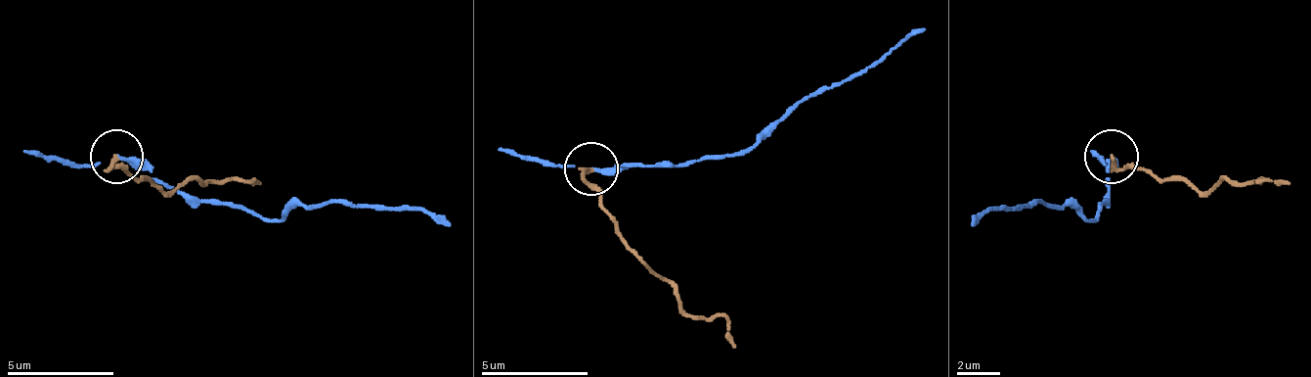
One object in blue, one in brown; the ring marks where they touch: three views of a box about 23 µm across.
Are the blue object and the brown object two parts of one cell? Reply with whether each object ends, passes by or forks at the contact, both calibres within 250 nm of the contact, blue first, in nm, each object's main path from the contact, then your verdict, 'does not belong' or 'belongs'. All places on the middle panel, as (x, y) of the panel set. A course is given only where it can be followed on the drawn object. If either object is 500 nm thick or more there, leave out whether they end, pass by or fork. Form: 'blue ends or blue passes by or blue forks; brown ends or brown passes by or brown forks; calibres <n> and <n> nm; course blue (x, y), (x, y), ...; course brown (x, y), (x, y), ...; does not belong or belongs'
blue passes by; brown ends; calibres 170 and 220 nm; course blue (589, 167), (670, 167), (750, 151), (808, 98), (862, 76), (899, 44), (927, 27); course brown (589, 167), (585, 183), (627, 242), (691, 317), (723, 317), (734, 350); does not belong

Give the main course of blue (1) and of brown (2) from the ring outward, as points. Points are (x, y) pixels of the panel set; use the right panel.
1: (1110, 155), (1110, 198), (1094, 219), (1067, 204), (1040, 204), (1019, 209), (986, 209), (971, 224)
2: (1110, 155), (1126, 165), (1185, 176), (1201, 193), (1259, 182), (1291, 182)

